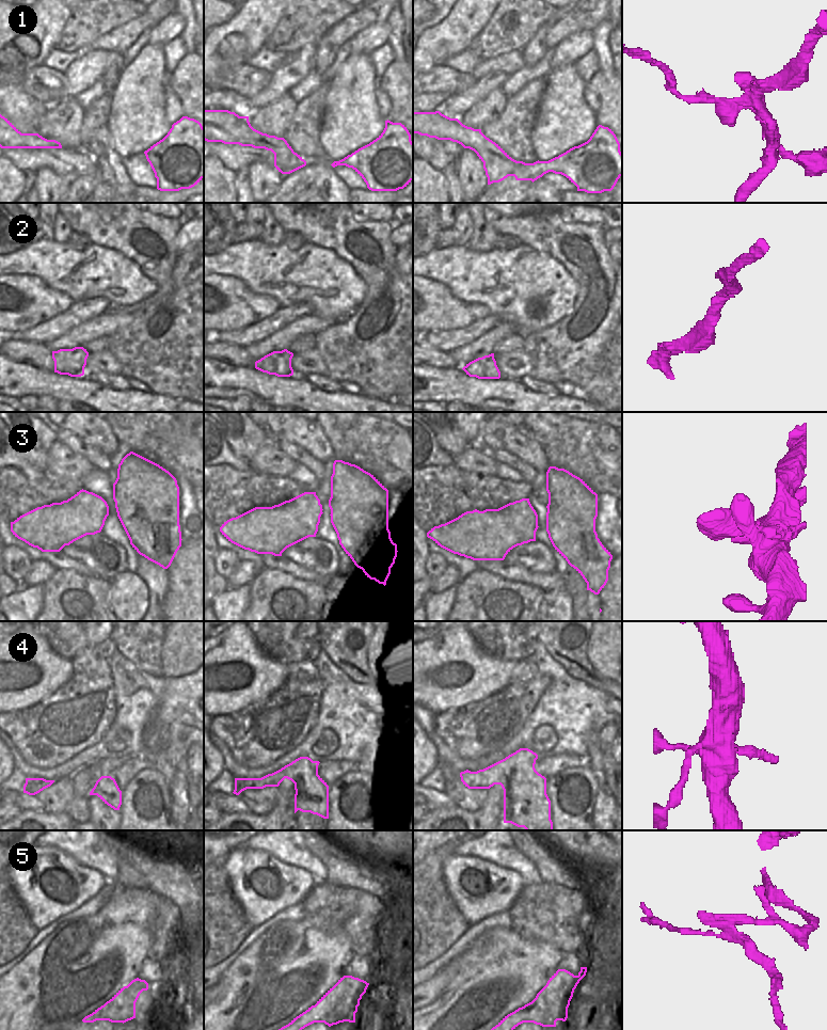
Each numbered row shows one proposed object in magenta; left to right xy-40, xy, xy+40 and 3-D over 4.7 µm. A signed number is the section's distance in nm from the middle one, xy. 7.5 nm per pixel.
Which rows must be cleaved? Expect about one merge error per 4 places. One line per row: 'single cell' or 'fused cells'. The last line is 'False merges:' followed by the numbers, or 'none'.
1: fused cells
2: single cell
3: single cell
4: single cell
5: fused cells
False merges: 1, 5

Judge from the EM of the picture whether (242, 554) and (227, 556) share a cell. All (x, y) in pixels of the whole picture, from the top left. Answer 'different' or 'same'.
different

